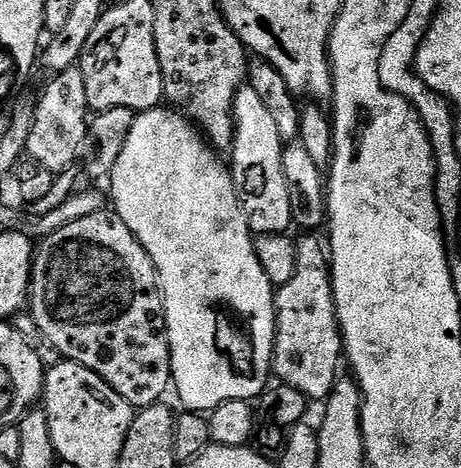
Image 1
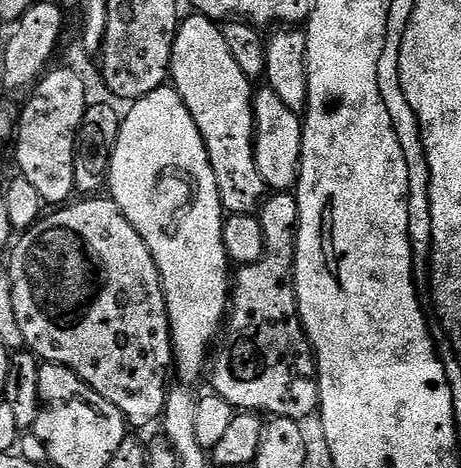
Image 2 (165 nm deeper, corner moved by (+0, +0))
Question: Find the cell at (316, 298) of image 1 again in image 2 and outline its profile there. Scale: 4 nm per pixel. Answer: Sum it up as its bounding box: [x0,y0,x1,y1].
[210,192,320,422]

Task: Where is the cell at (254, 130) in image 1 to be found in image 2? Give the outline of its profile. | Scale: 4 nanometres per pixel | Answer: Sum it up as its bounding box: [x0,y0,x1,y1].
[171,14,266,214]

